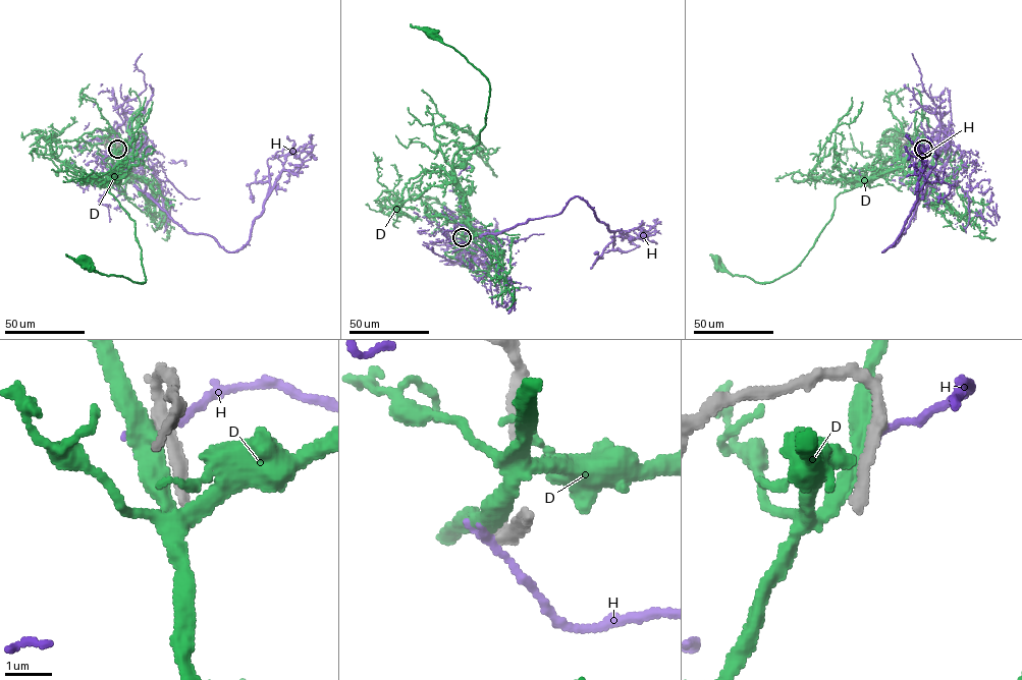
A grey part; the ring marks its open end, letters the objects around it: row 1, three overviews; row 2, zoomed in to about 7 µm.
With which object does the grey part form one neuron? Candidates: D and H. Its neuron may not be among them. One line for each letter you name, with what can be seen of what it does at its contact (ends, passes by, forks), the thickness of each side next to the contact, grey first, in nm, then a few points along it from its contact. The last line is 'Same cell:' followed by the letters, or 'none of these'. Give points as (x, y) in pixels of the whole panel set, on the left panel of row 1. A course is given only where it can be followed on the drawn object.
Same cell: none of these

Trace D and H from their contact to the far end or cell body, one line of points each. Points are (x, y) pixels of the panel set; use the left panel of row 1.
D: (117, 148), (116, 158), (123, 168), (108, 190), (135, 222), (145, 281), (101, 274), (85, 259)
H: (116, 146), (142, 168), (126, 178), (174, 221), (235, 251), (269, 193), (267, 160), (293, 147), (287, 135)

